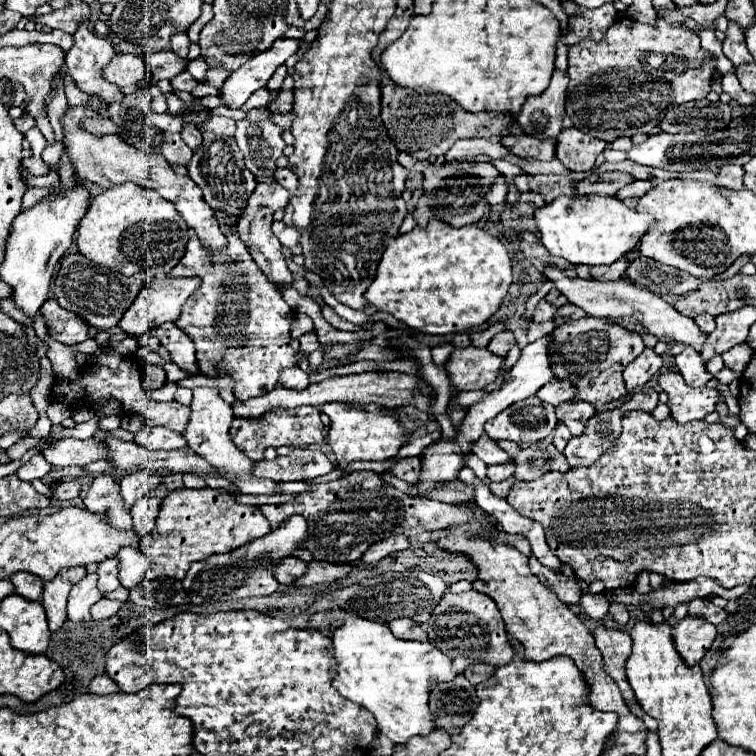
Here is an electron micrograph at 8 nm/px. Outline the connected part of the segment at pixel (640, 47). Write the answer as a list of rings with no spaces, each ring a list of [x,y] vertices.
[[[632,18],[616,20],[600,42],[582,40],[568,50],[568,94],[566,94],[566,114],[572,118],[574,126],[582,132],[612,142],[620,136],[632,136],[636,132],[648,134],[664,114],[680,104],[706,98],[712,86],[716,58],[700,46],[700,38],[684,26],[670,26],[662,18],[654,26],[640,24]]]

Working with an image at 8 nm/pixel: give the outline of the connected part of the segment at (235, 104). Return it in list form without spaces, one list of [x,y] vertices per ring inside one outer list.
[[[276,40],[268,52],[258,54],[256,58],[242,64],[236,72],[228,76],[224,88],[220,88],[220,100],[228,108],[242,108],[242,104],[256,92],[266,86],[278,66],[286,62],[288,56],[296,54],[300,48],[298,40]]]

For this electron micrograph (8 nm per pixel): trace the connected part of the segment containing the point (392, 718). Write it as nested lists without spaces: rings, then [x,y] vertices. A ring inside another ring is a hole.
[[[344,610],[312,614],[310,626],[316,628],[326,618],[344,620],[340,628],[332,630],[334,658],[338,660],[332,684],[340,696],[370,710],[376,716],[380,734],[388,736],[396,744],[406,744],[412,736],[428,736],[434,732],[438,726],[436,714],[428,708],[428,696],[438,682],[450,682],[460,674],[452,668],[452,658],[430,642],[396,638],[388,624],[364,620]]]

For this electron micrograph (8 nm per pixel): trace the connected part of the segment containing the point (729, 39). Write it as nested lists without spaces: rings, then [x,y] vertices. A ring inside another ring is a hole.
[[[730,22],[728,30],[726,30],[726,40],[722,46],[724,46],[724,54],[728,56],[730,62],[734,62],[734,66],[752,62],[752,54],[748,52],[748,48],[744,44],[744,34],[736,22]]]

